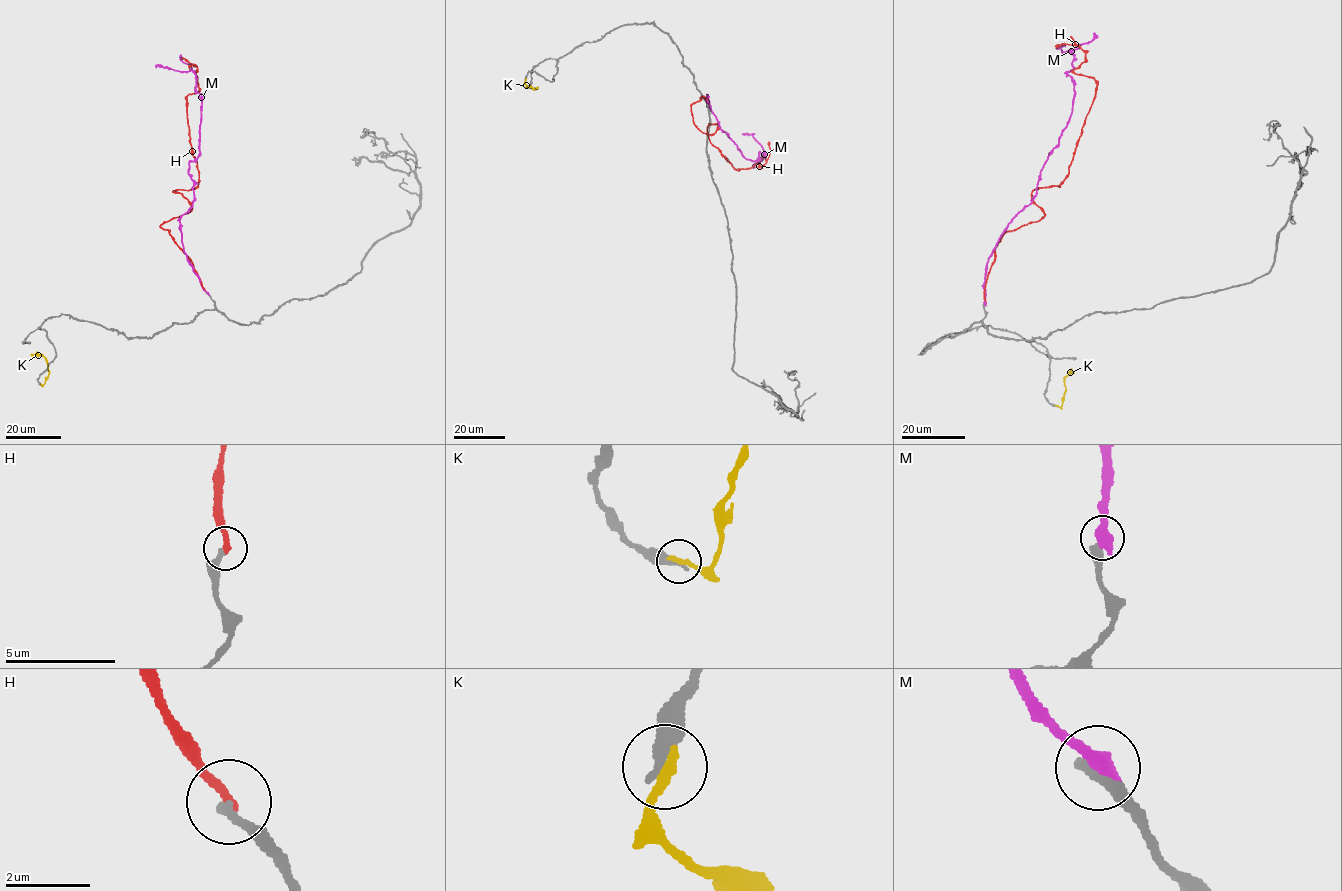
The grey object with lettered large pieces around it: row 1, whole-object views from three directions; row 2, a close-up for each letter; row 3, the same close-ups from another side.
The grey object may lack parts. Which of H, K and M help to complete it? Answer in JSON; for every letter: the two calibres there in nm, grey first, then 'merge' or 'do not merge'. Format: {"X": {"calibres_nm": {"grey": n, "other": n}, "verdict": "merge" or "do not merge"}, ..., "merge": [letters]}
{"H": {"calibres_nm": {"grey": 200, "other": 220}, "verdict": "do not merge"}, "K": {"calibres_nm": {"grey": 280, "other": 240}, "verdict": "do not merge"}, "M": {"calibres_nm": {"grey": 360, "other": 500}, "verdict": "do not merge"}, "merge": []}

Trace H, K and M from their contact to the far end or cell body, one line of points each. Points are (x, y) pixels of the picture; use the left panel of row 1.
H: (207, 292), (160, 225), (192, 208), (173, 191), (198, 182), (186, 110), (200, 89), (195, 64), (188, 67)
K: (40, 384), (48, 375), (47, 360), (42, 356), (31, 355)
M: (207, 293), (187, 258), (179, 221), (194, 197), (188, 171), (199, 152), (202, 98), (194, 72), (155, 66)

